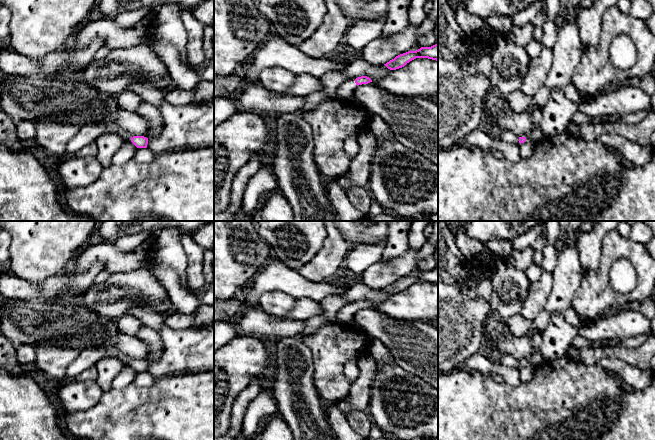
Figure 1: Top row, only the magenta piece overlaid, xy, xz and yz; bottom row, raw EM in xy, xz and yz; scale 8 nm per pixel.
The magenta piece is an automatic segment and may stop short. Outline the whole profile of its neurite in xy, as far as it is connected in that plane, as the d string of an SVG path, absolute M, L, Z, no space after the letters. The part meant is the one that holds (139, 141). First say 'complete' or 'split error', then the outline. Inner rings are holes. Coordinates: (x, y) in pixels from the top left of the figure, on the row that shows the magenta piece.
split error | M116 127L112 133L117 134L127 142L132 142L137 148L147 148L148 138L144 136L133 136L120 127Z

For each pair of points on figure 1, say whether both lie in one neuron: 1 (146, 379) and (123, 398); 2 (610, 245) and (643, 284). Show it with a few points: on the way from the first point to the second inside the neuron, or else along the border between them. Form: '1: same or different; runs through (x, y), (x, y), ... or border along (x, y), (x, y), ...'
1: different; border along (157, 379), (150, 386), (135, 386), (132, 384)
2: same; runs through (623, 248), (643, 266), (643, 271)

